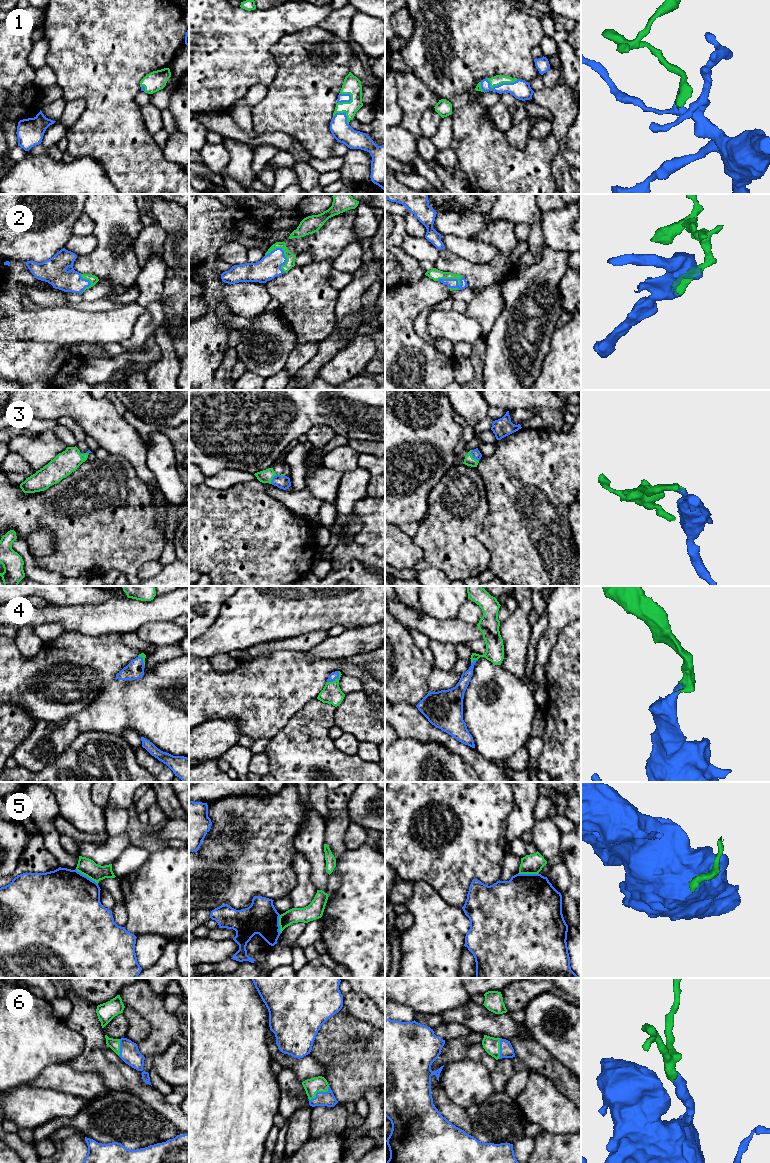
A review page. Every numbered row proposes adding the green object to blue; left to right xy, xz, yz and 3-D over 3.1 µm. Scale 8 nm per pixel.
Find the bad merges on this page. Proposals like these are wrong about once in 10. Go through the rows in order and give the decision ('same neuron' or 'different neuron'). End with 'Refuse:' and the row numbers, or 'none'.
1: same neuron
2: same neuron
3: same neuron
4: same neuron
5: same neuron
6: same neuron
Refuse: none

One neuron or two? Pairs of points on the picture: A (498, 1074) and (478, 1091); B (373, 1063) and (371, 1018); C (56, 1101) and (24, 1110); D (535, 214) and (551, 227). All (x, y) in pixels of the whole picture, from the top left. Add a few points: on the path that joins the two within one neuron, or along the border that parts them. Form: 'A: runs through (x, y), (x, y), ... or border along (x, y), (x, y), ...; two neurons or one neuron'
A: border along (490, 1072), (492, 1086), (495, 1091); two neurons
B: border along (350, 1014), (370, 1023), (374, 1027); two neurons
C: runs through (48, 1104), (32, 1106); one neuron
D: border along (543, 213), (540, 222); two neurons

